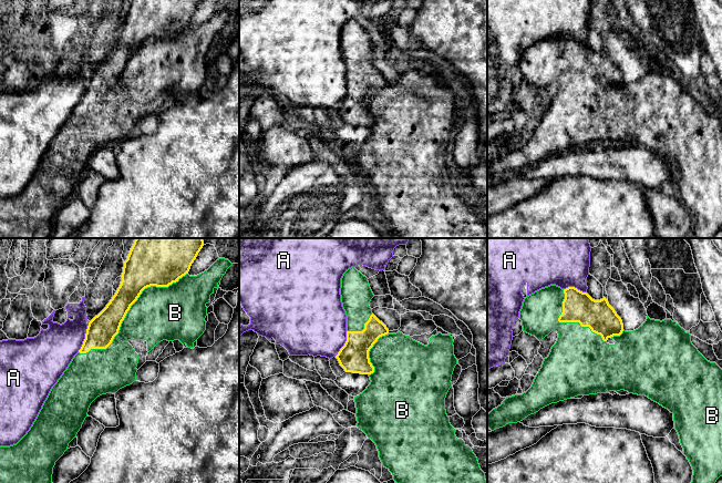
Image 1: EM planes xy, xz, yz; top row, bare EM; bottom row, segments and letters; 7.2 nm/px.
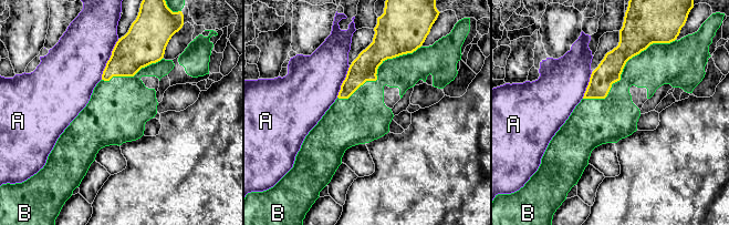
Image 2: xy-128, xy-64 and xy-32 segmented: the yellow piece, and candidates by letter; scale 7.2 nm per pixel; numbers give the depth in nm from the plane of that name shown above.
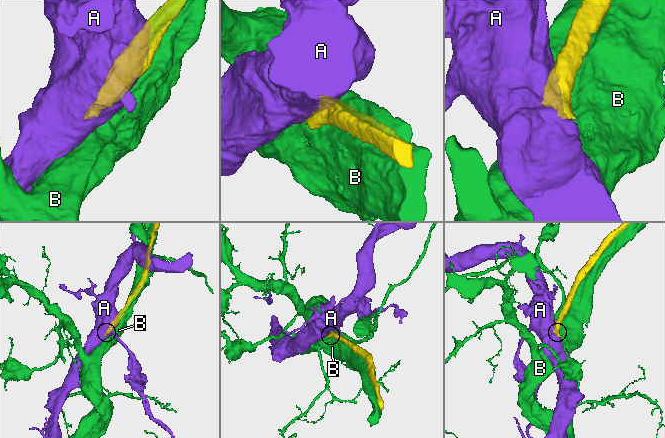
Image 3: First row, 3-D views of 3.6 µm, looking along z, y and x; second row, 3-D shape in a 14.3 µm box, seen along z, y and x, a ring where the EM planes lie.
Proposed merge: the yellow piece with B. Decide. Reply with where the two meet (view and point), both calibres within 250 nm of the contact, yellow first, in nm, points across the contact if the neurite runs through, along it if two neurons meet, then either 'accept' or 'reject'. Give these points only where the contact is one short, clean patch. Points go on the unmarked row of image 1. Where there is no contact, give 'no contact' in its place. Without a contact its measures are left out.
meets yellow in xy at (129, 61); 220 nm thick on the yellow side, 380 nm on the other; accept

